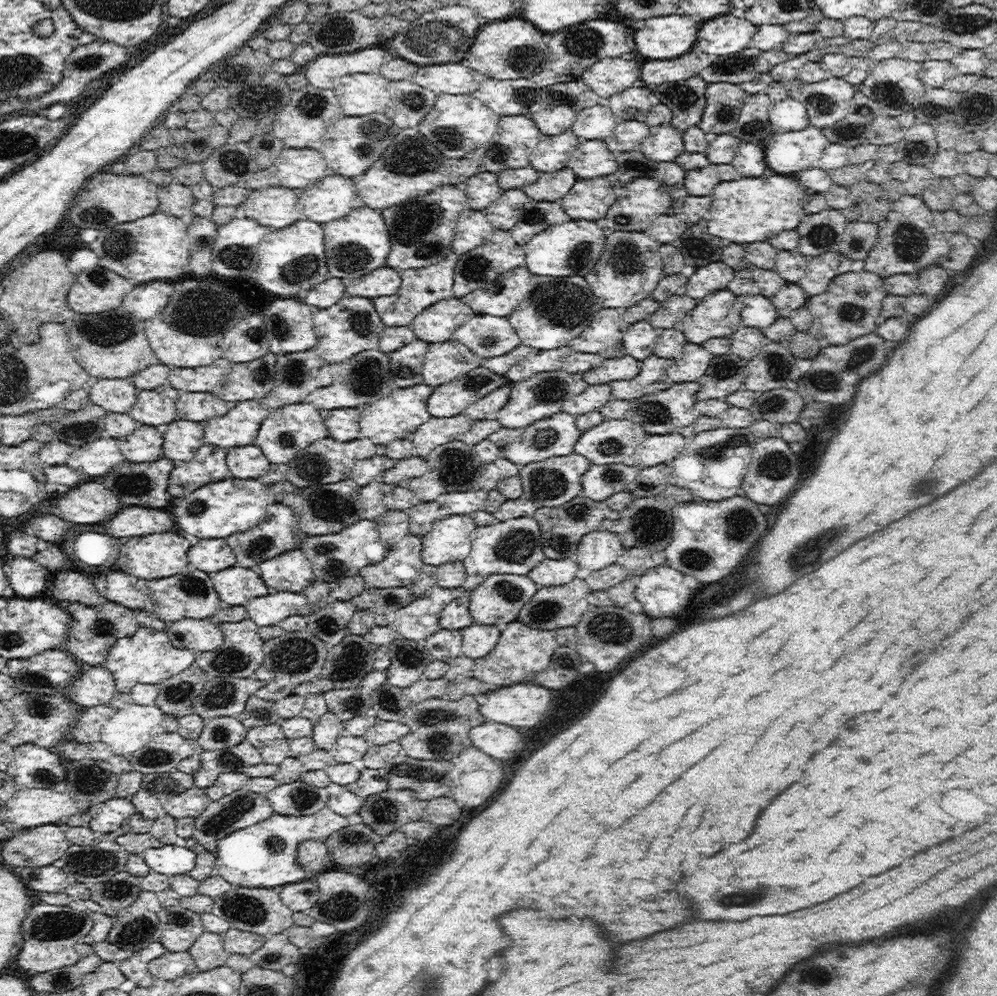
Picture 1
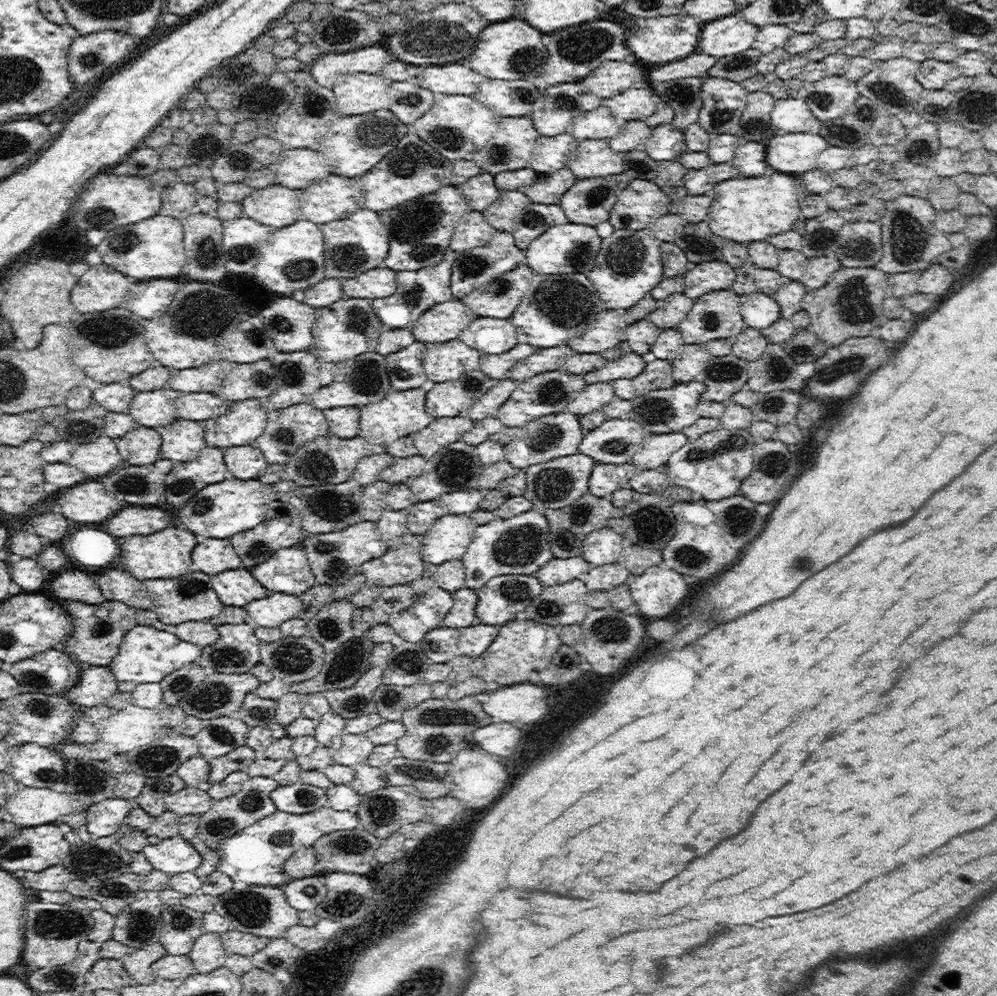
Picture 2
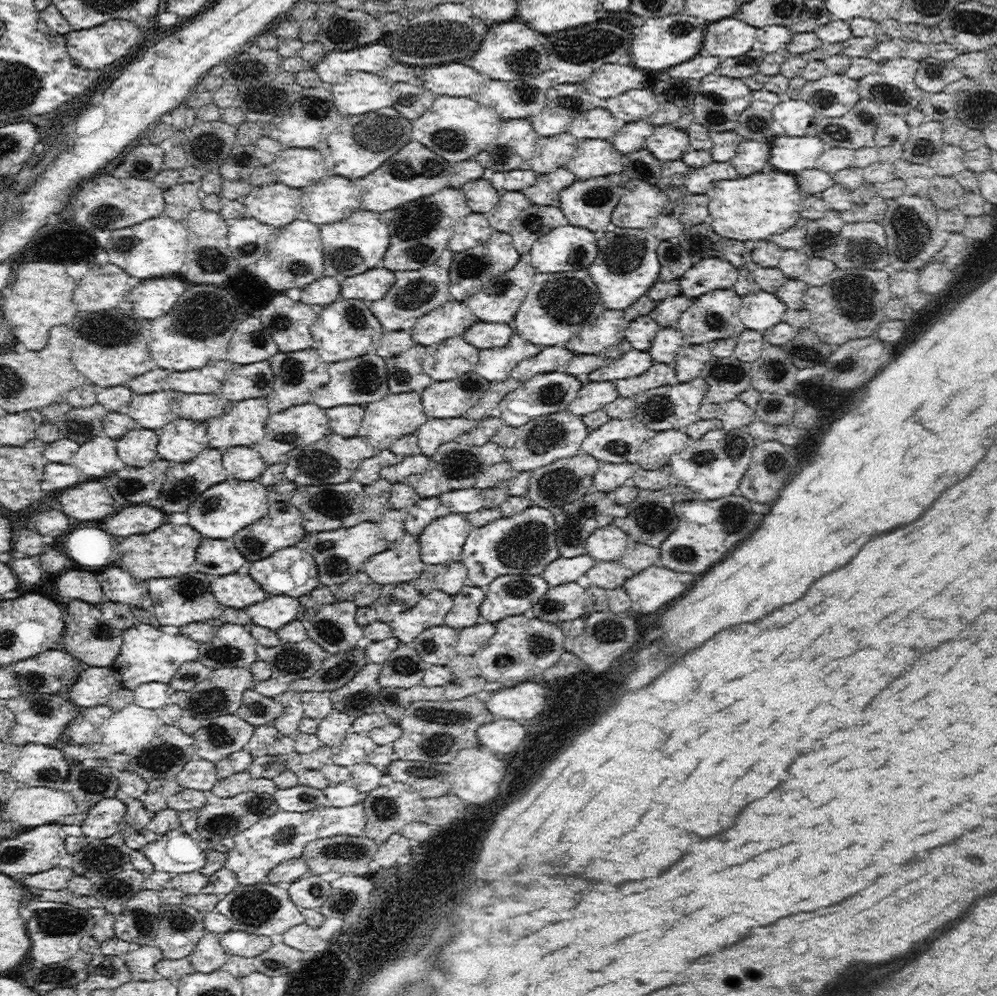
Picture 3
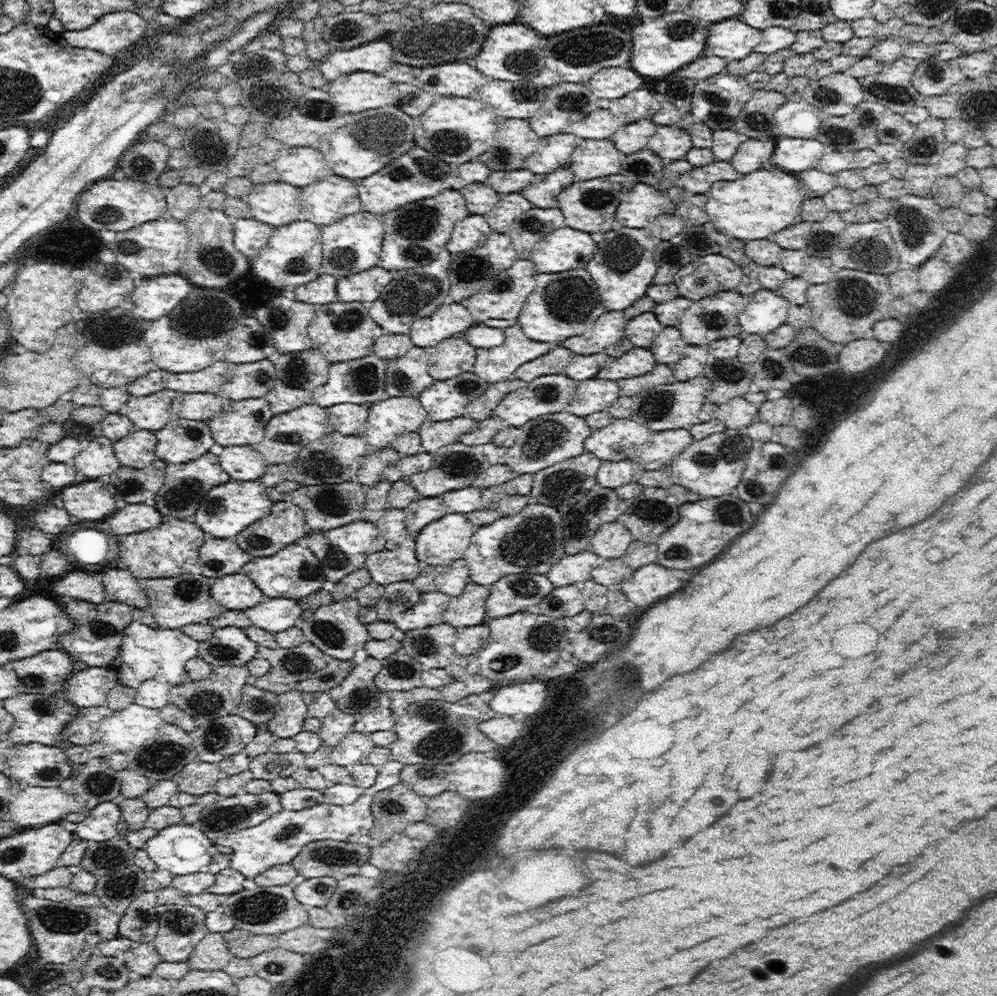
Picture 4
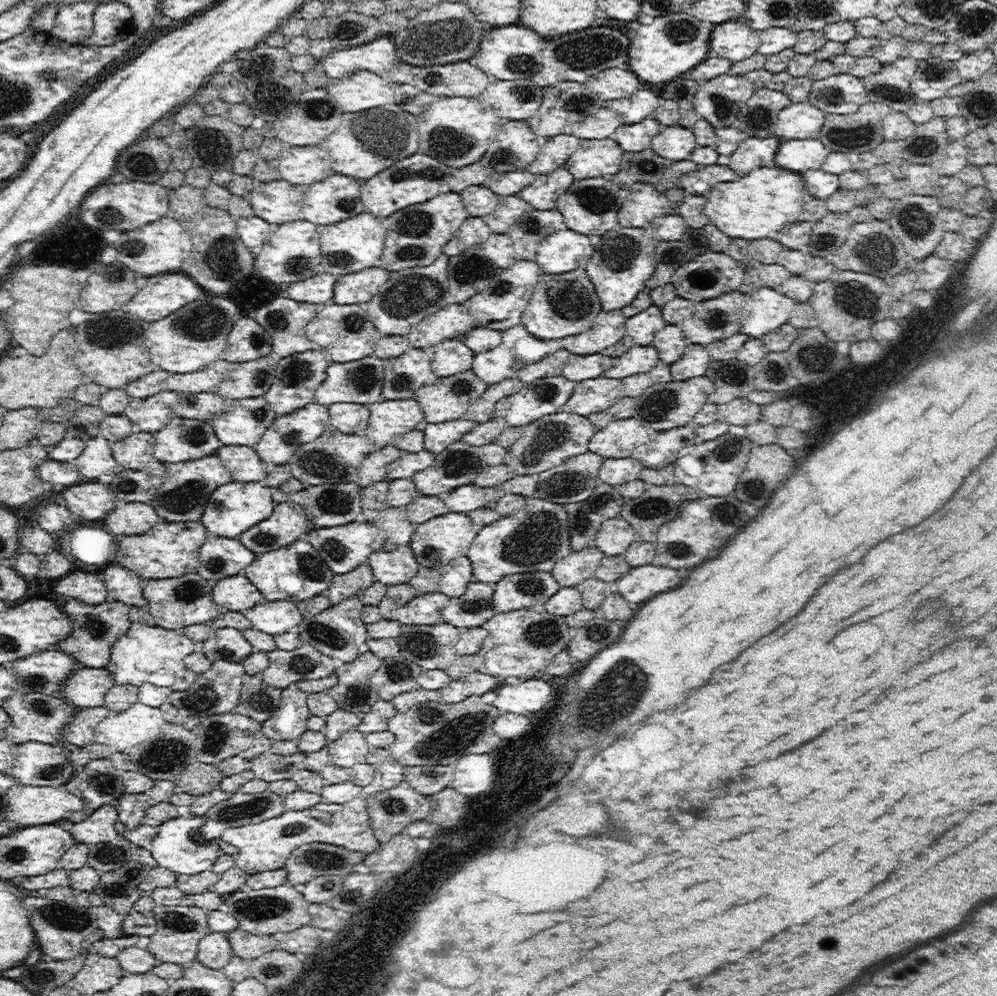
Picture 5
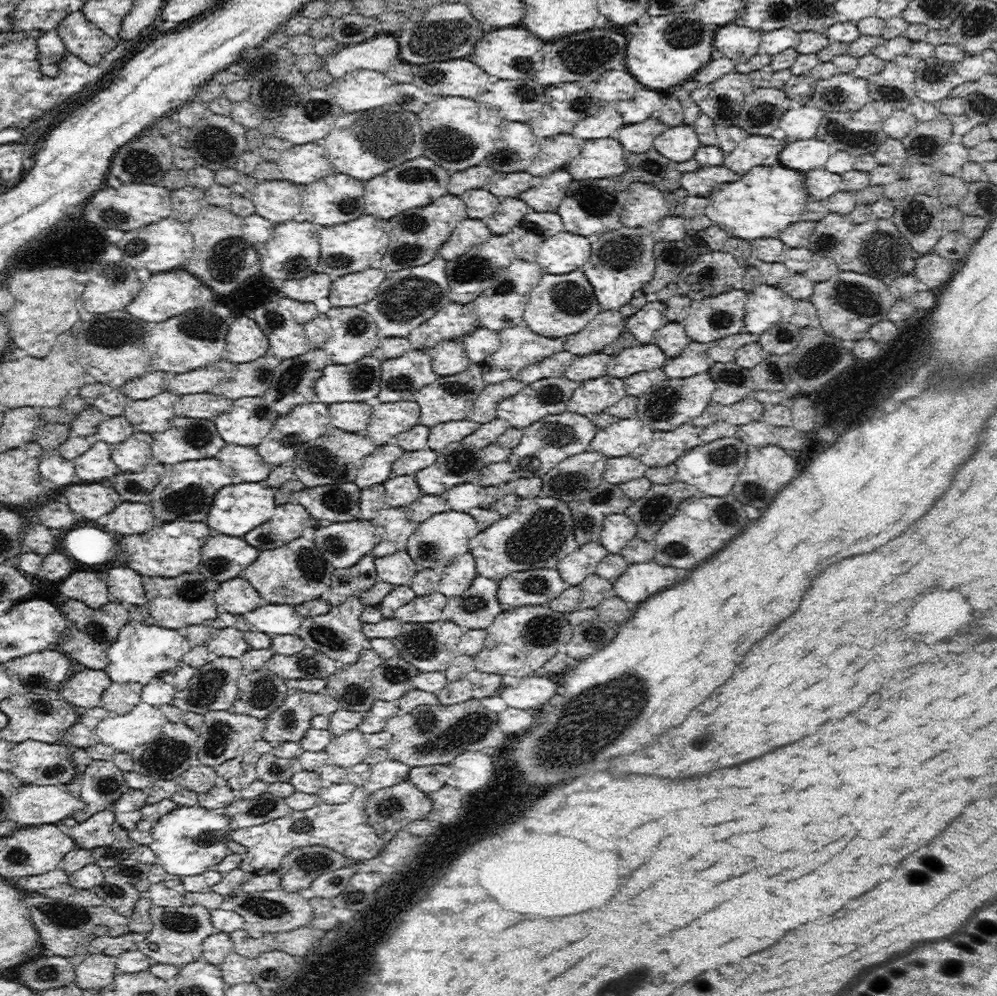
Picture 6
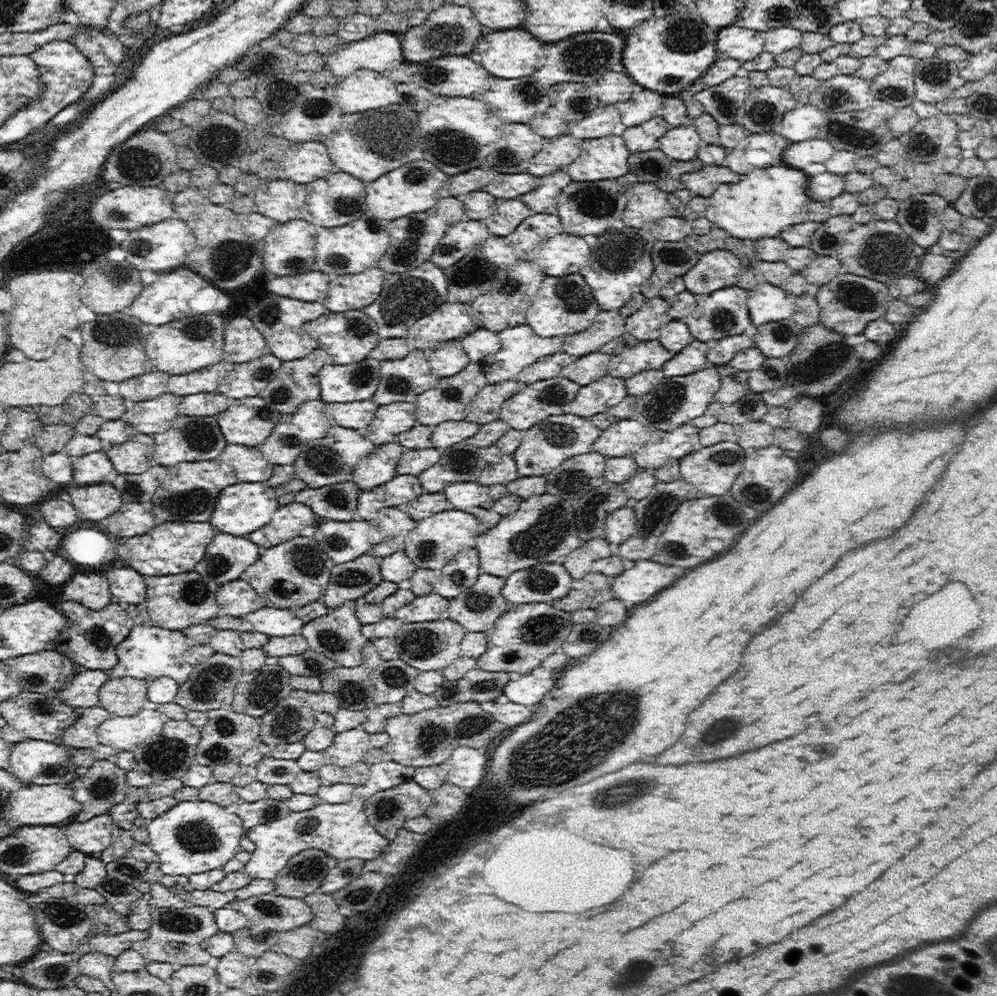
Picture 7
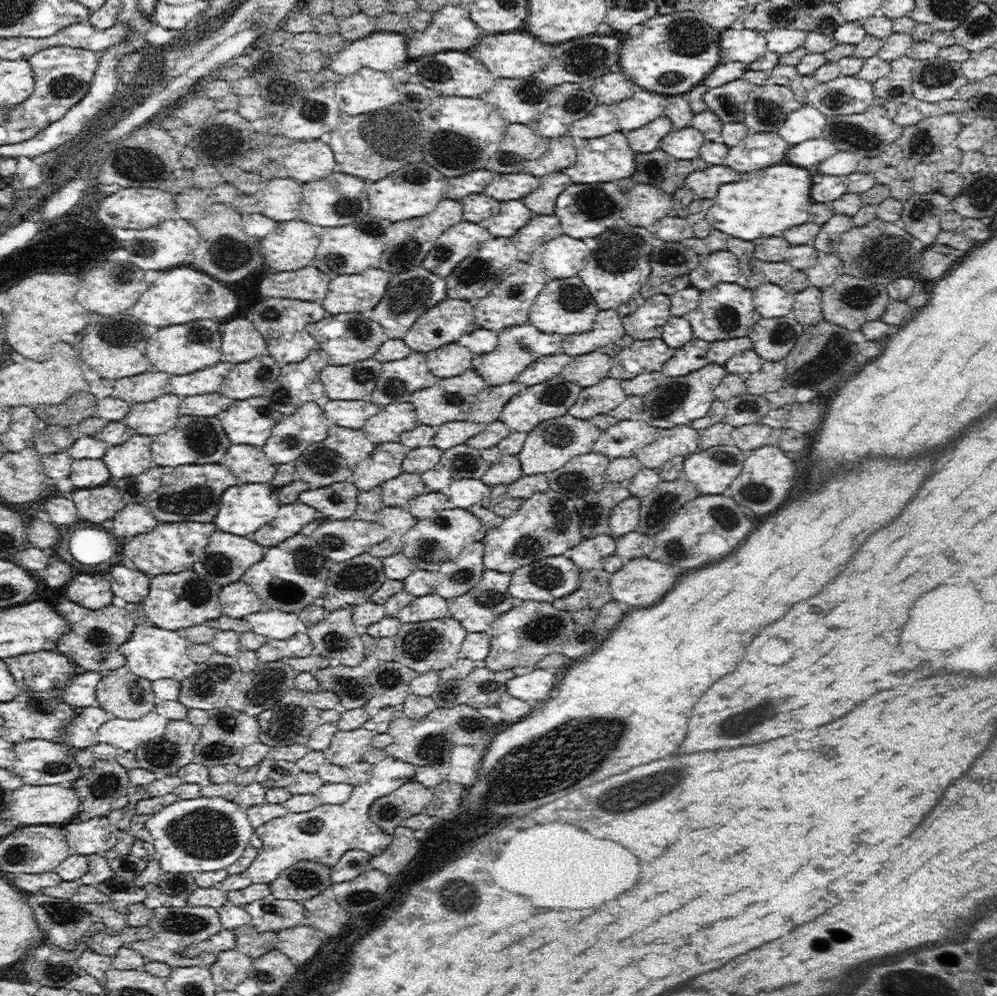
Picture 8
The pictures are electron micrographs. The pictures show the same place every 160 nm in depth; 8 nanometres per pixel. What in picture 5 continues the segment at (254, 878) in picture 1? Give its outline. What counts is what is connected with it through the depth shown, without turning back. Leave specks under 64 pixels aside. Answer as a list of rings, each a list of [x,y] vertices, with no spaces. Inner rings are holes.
[[[389,757],[375,767],[371,783],[362,787],[362,790],[349,802],[328,804],[321,800],[316,806],[304,810],[285,810],[280,816],[262,820],[258,824],[227,828],[222,832],[221,839],[238,848],[234,860],[235,866],[249,875],[284,867],[290,853],[303,844],[328,843],[362,854],[370,854],[380,846],[381,842],[375,838],[371,827],[368,803],[378,791],[394,789],[405,780],[403,767],[396,759]]]

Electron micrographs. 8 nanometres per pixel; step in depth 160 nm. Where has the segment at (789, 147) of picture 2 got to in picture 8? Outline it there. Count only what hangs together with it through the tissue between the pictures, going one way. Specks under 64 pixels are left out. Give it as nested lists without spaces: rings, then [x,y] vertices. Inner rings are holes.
[[[825,137],[812,138],[800,142],[787,150],[788,162],[804,166],[814,176],[818,172],[820,160],[830,158],[836,152],[835,144],[828,142]]]

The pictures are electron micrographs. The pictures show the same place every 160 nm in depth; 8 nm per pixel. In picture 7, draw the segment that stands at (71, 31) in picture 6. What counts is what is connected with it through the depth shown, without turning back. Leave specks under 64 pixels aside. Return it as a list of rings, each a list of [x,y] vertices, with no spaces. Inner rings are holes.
[[[81,25],[70,42],[88,57],[96,75],[114,75],[124,58],[125,46],[118,41],[118,36],[94,27]]]

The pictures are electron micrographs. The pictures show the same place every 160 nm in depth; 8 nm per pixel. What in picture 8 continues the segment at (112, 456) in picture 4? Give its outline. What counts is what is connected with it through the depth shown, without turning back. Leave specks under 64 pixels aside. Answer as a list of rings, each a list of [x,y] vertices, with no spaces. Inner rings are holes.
[[[73,459],[69,478],[76,489],[96,488],[106,485],[111,474],[102,459]]]

